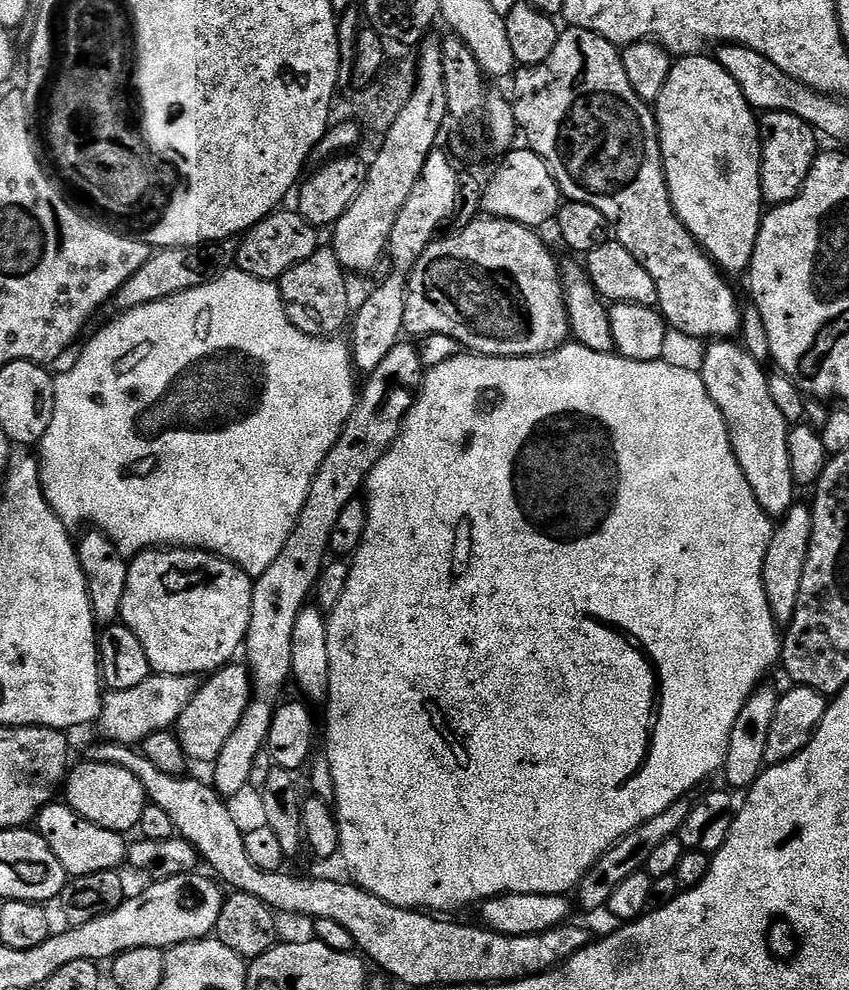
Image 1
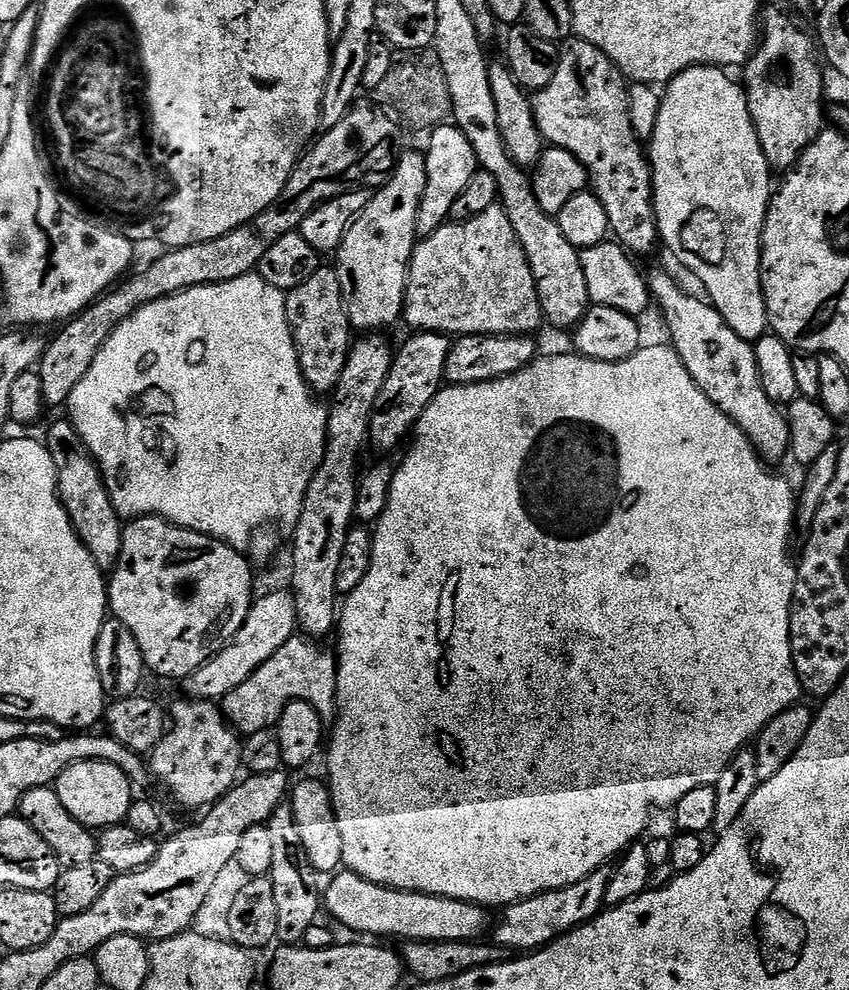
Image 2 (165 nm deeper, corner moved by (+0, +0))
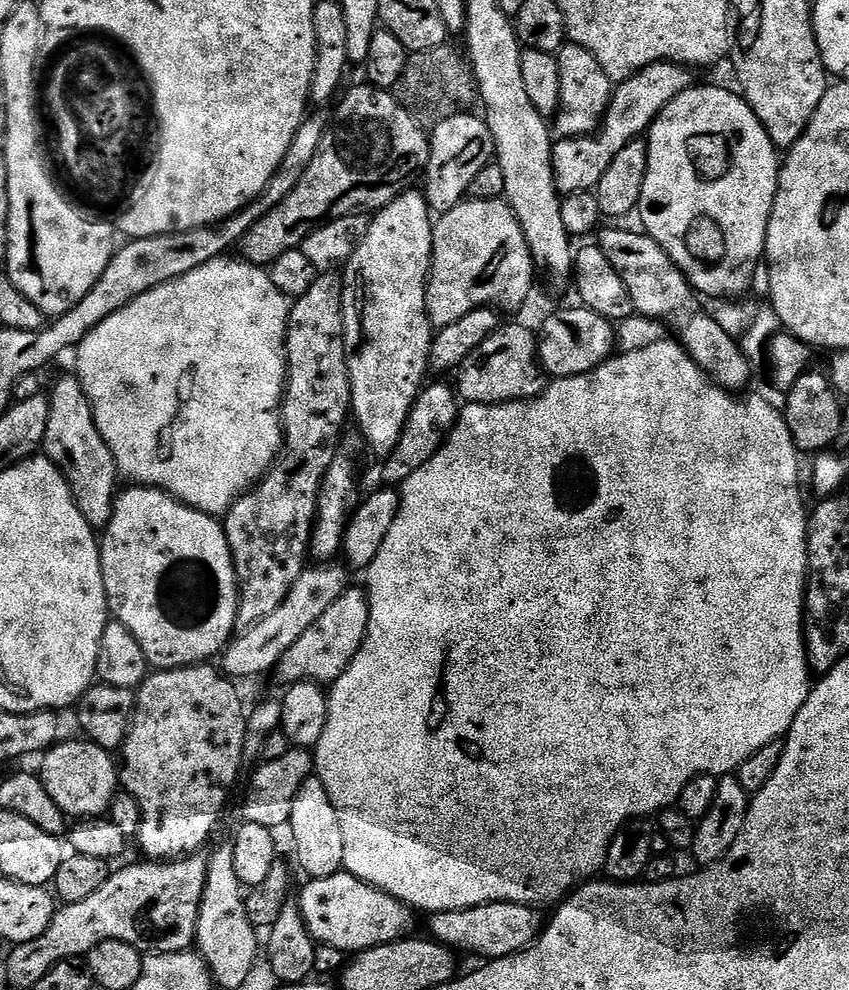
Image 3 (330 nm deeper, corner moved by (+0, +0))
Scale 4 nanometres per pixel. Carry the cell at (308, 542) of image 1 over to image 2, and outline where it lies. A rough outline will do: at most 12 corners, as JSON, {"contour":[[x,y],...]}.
{"contour":[[445,333],[395,349],[371,447],[392,454],[445,383]]}

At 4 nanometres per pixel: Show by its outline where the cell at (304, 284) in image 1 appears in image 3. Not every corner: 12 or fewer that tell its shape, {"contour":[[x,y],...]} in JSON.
{"contour":[[344,282],[288,309],[284,443],[222,516],[241,629],[306,569],[350,420]]}

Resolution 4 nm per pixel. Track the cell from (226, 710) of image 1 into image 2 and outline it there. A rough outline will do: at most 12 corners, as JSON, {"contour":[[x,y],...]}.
{"contour":[[292,636],[222,701],[241,737],[295,700],[336,723],[337,653]]}

